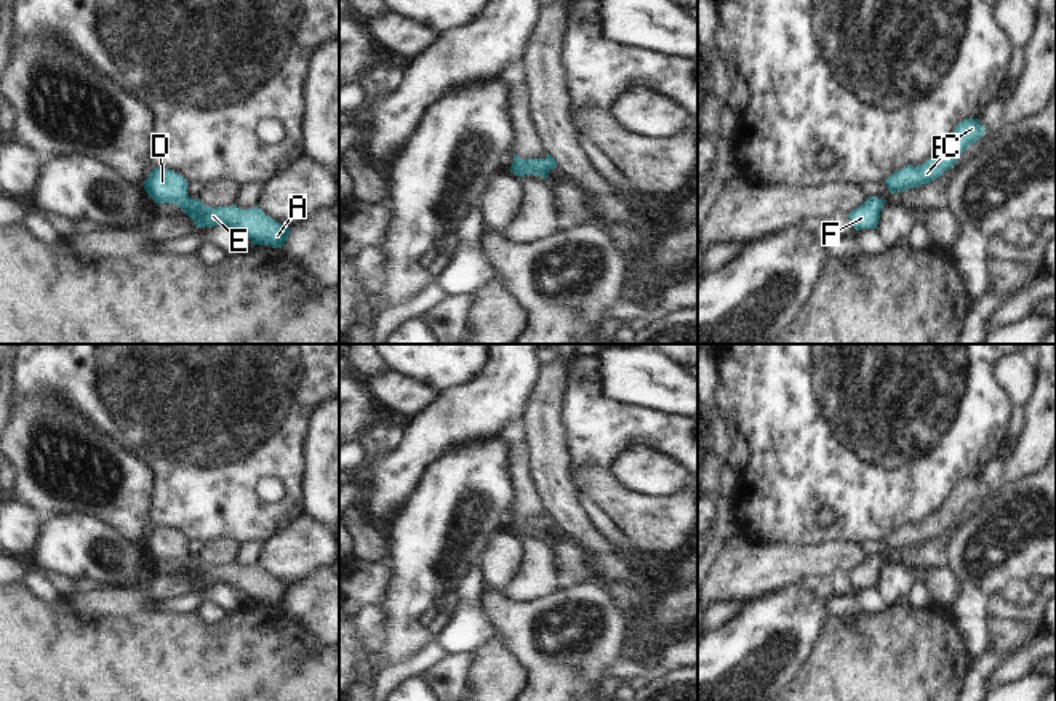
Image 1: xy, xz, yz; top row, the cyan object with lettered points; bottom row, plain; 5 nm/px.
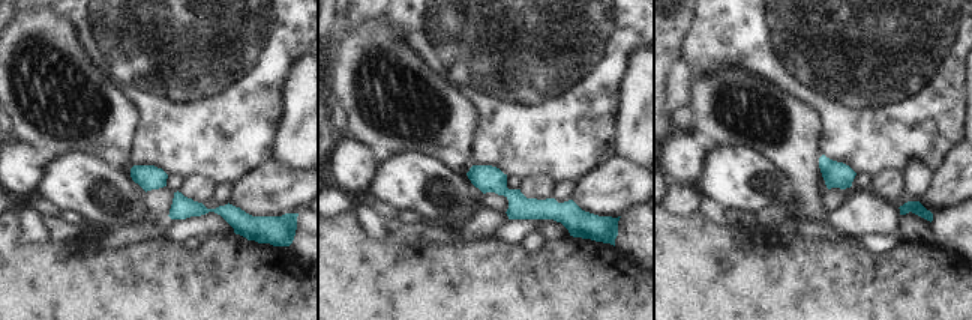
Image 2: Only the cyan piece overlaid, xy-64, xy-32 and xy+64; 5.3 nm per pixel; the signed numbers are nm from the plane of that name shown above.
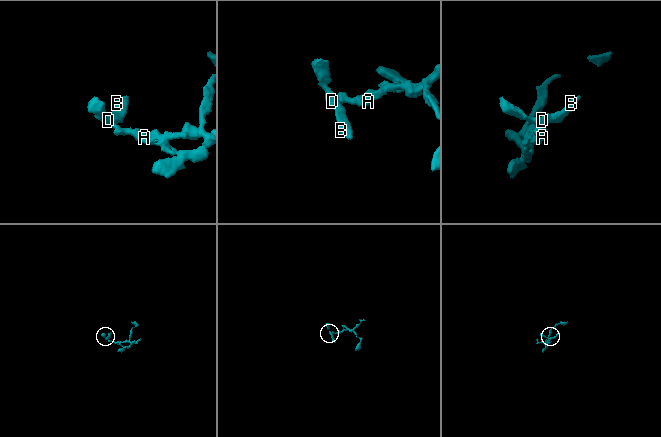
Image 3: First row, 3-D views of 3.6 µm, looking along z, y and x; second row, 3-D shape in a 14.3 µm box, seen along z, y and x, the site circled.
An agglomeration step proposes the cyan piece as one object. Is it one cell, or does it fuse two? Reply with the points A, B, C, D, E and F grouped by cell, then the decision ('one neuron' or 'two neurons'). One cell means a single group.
A B C D E F | one neuron

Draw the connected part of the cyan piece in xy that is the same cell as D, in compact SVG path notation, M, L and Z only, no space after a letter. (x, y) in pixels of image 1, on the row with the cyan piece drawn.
M154 168L144 182L144 189L157 205L178 205L197 227L229 226L243 232L251 245L269 245L272 248L285 245L290 227L266 216L258 206L250 210L240 210L237 205L205 206L198 198L189 197L187 184L181 174L171 170Z

